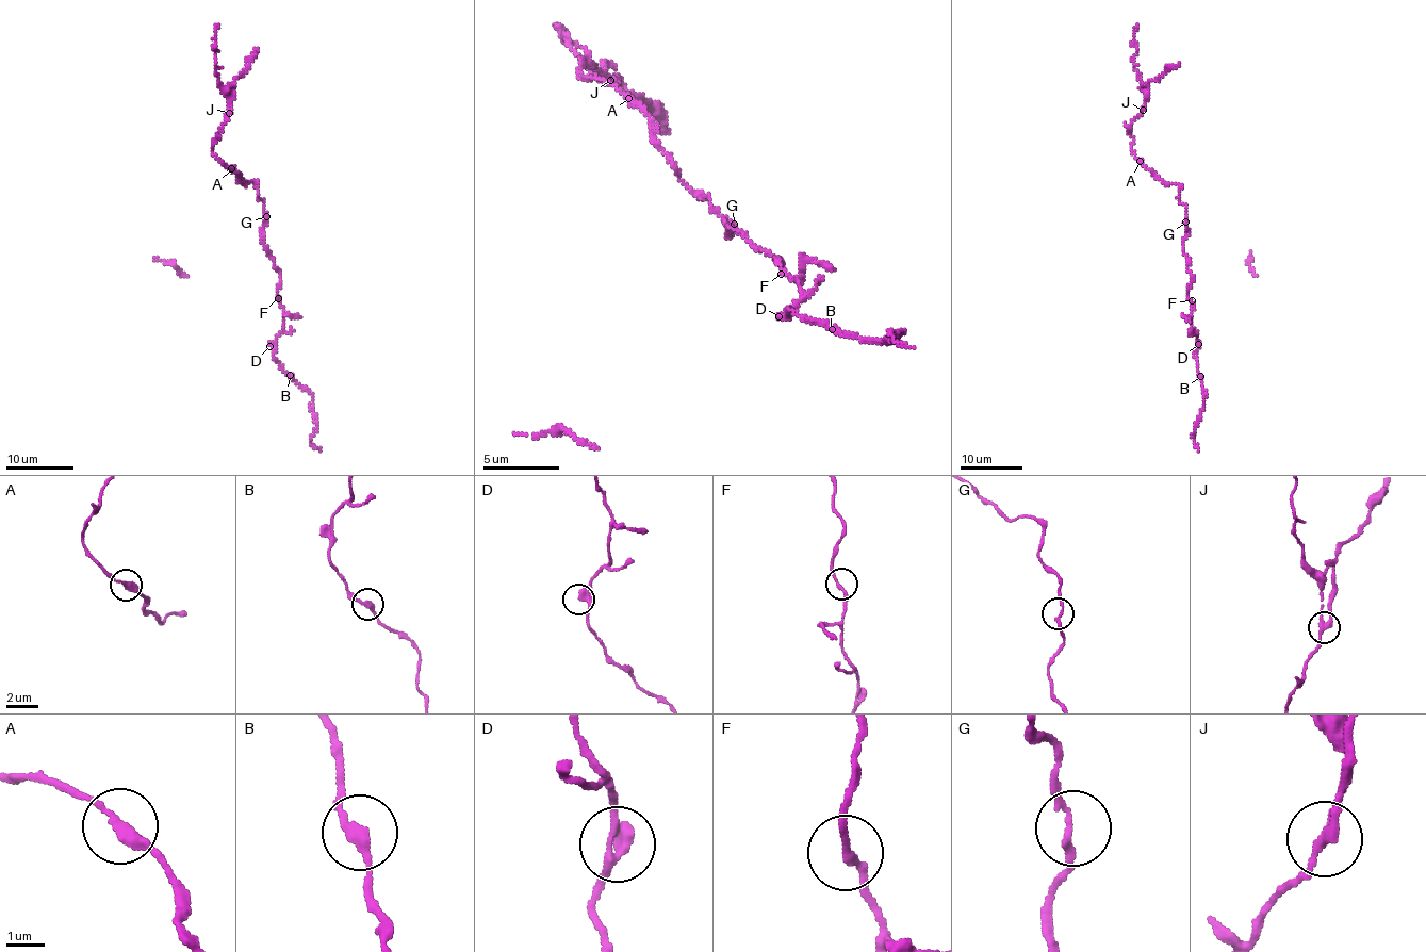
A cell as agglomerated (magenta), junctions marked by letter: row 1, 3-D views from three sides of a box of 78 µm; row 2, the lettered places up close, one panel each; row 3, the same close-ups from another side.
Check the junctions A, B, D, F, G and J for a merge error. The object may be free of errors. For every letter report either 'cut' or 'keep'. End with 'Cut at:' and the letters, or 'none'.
A: keep
B: keep
D: keep
F: keep
G: keep
J: cut
Cut at: J

